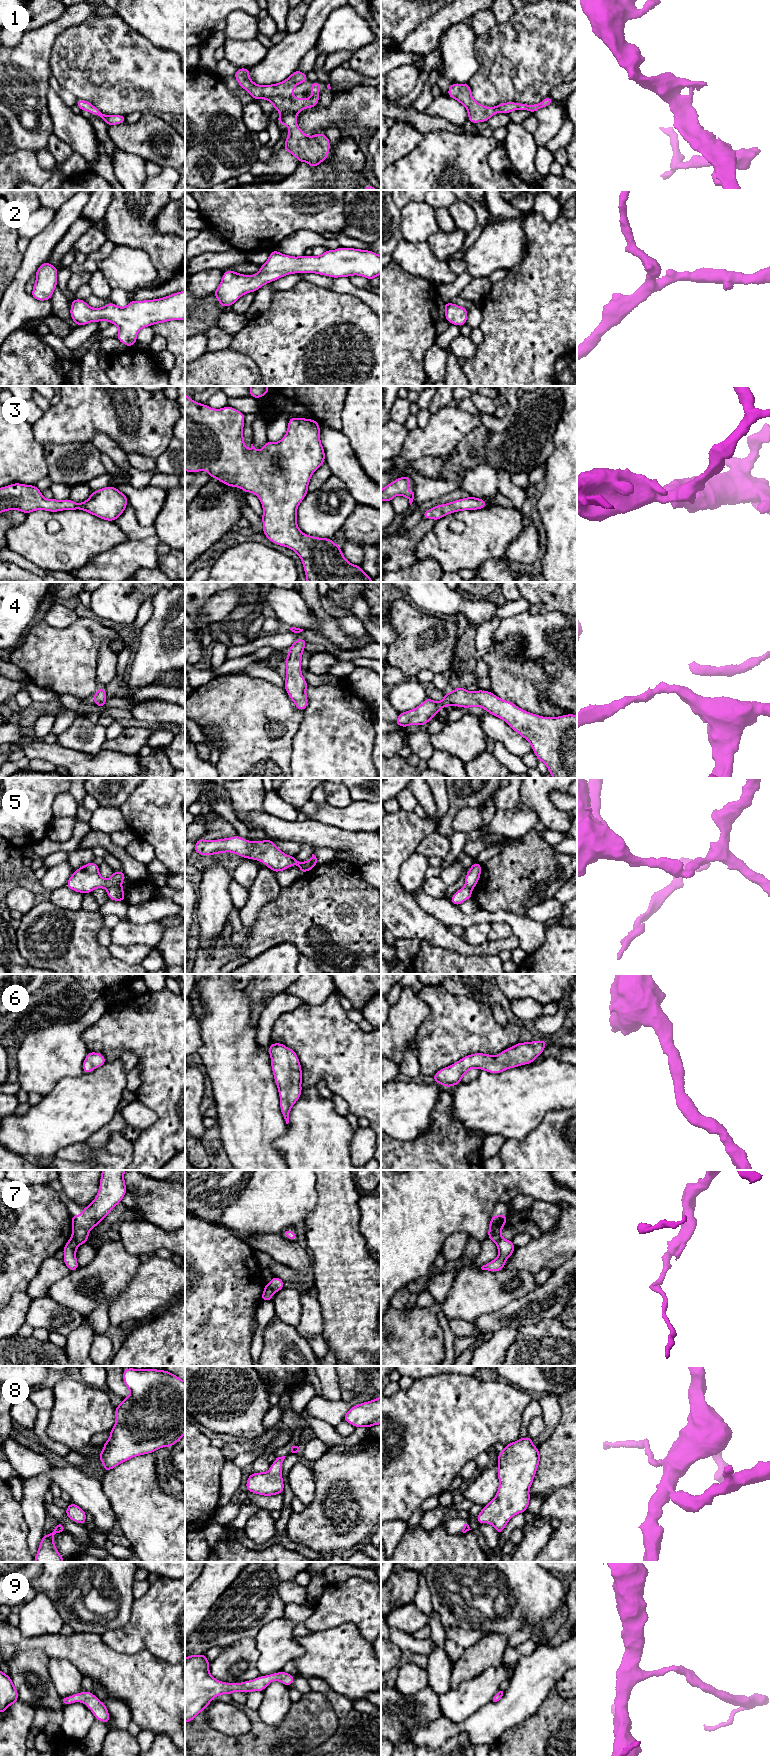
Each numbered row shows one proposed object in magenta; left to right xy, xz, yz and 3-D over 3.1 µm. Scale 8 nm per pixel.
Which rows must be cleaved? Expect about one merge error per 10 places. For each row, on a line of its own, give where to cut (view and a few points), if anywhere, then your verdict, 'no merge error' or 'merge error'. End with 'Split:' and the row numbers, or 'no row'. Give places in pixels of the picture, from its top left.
1: cut none; no merge error
2: cut none; no merge error
3: cut none; no merge error
4: cut none; no merge error
5: cut xy (121, 886), (111, 886), (107, 889); merge error
6: cut none; no merge error
7: cut xz (265, 1285), (275, 1291); merge error
8: cut none; no merge error
9: cut none; no merge error
Split: 5, 7

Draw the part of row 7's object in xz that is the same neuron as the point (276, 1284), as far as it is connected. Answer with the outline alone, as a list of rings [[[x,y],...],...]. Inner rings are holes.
[[[274,1276],[269,1283],[266,1284],[269,1288],[278,1292],[284,1288],[284,1281],[276,1276]]]

